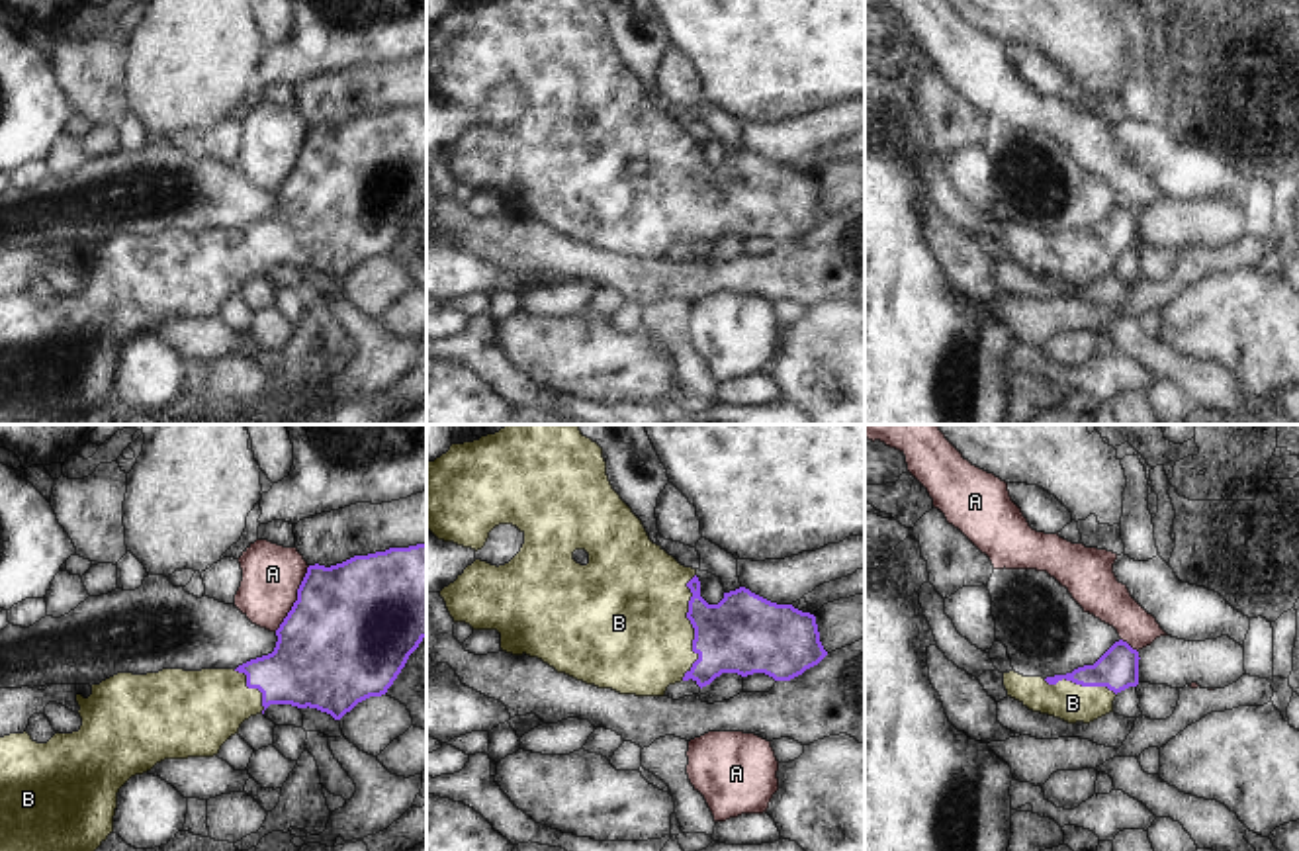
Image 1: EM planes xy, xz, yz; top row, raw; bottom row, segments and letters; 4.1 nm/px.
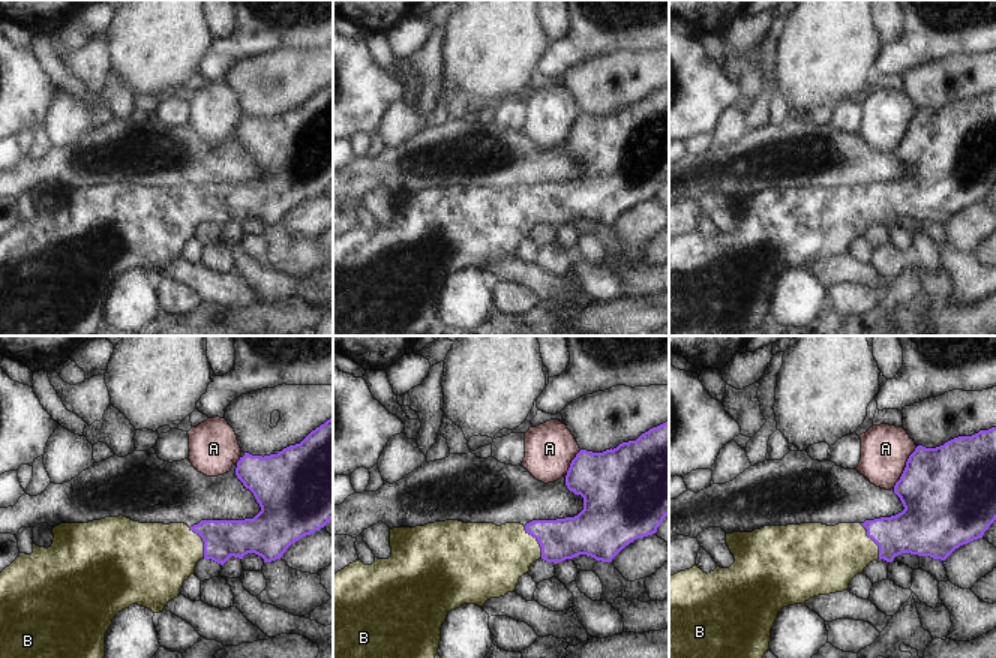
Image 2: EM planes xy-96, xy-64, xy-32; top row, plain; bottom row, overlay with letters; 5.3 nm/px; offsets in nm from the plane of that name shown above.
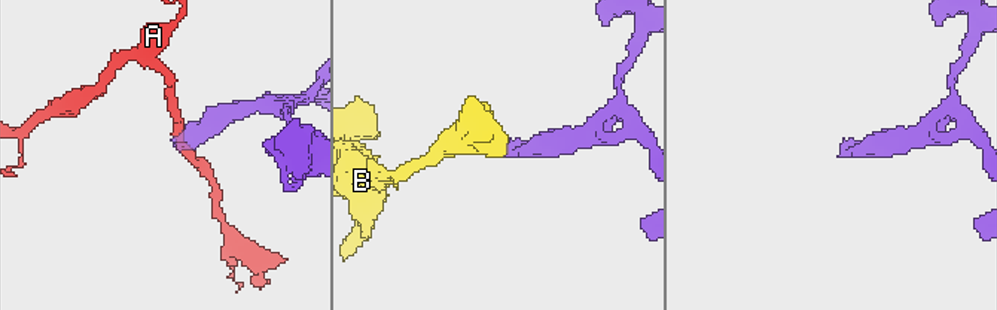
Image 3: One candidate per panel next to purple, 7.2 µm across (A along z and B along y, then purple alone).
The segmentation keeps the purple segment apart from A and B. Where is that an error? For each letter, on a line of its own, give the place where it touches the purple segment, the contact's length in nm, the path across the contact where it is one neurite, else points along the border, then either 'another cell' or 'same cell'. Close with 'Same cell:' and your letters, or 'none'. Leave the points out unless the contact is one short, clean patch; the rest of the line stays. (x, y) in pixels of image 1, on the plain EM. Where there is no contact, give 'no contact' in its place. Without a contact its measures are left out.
A: contact xy (298, 161); length 300 nm; border xy (310, 128), (298, 151), (298, 161), (274, 192); another cell
B: contact xz (693, 188); length 440 nm; same cell
Same cell: B

